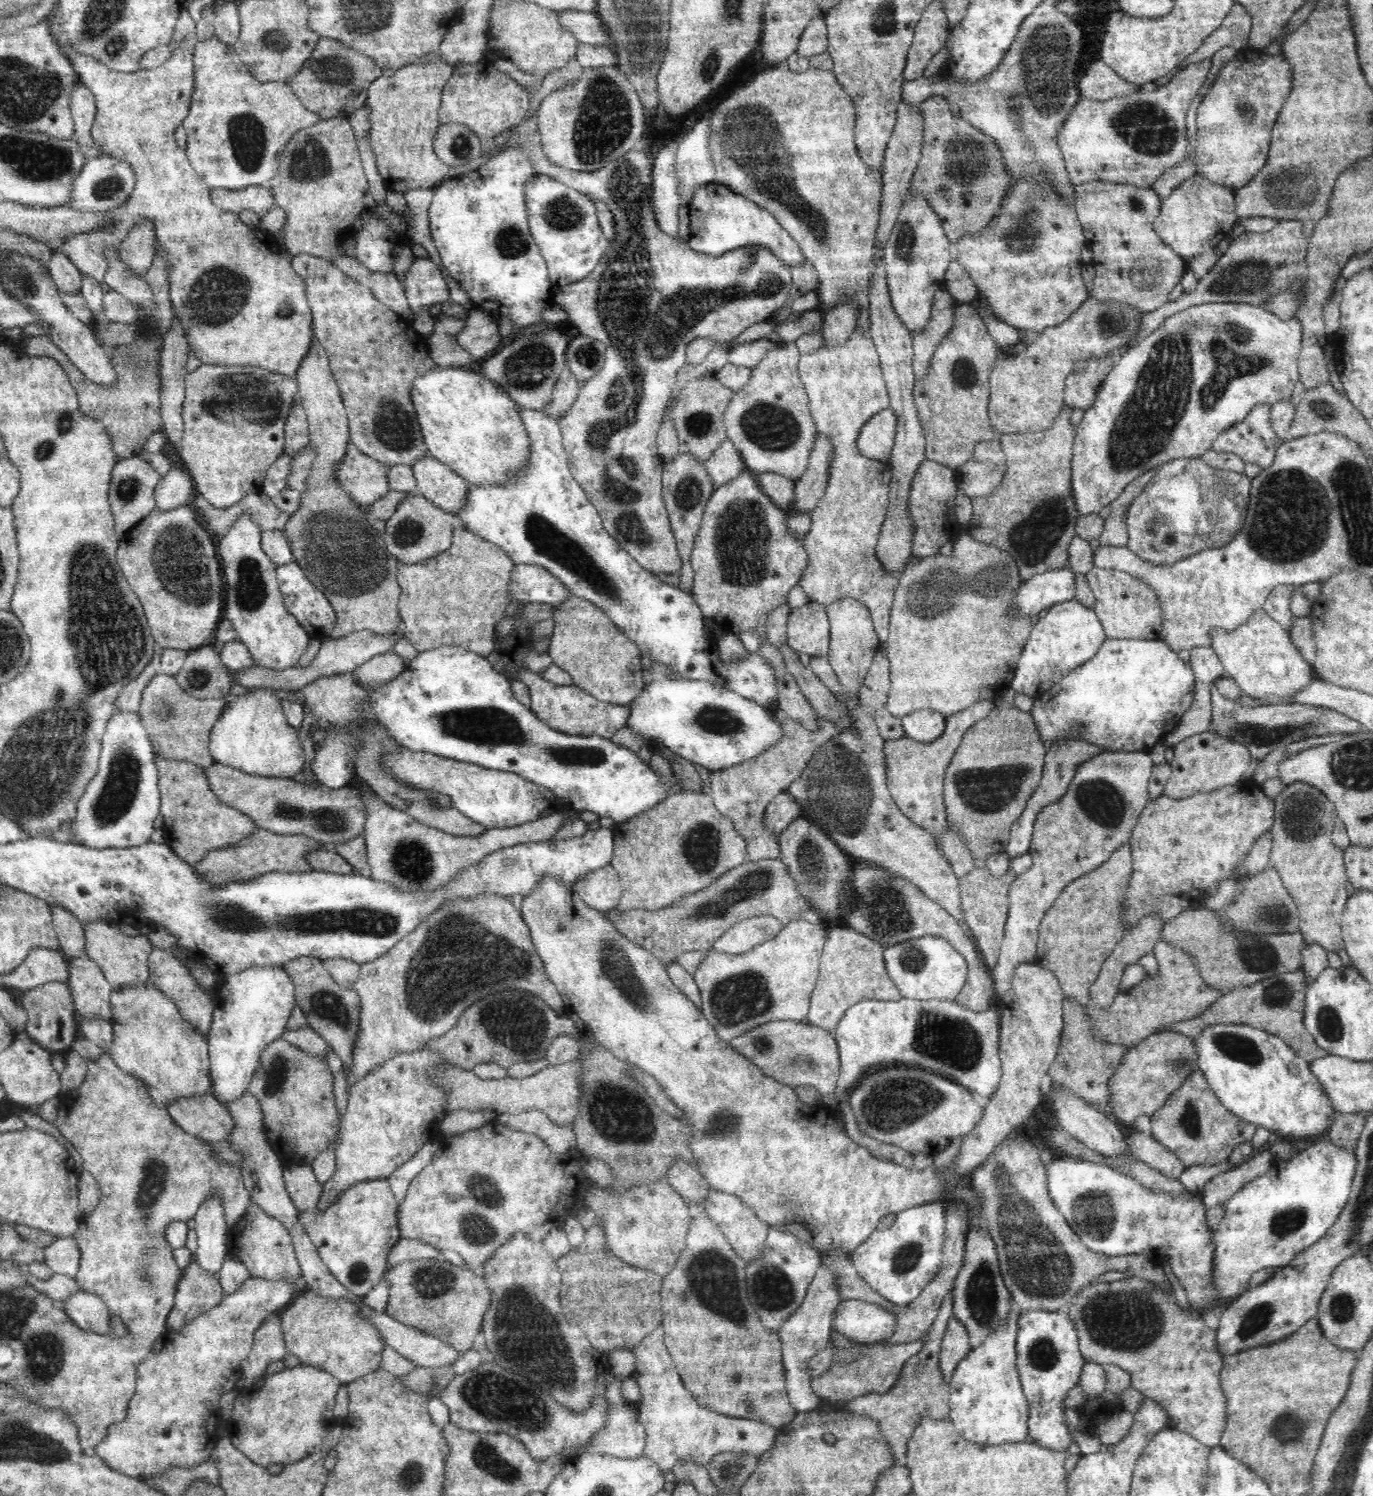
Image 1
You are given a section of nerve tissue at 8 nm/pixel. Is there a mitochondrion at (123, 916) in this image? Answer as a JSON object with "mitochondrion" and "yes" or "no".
{"mitochondrion":"no"}

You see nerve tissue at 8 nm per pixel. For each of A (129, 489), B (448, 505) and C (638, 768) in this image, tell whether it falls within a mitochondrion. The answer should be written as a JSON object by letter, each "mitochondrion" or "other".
{"A":"mitochondrion","B":"other","C":"other"}

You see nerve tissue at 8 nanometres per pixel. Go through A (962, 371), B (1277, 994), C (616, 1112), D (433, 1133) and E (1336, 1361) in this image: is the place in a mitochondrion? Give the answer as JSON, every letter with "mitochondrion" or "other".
{"A":"mitochondrion","B":"mitochondrion","C":"mitochondrion","D":"other","E":"other"}

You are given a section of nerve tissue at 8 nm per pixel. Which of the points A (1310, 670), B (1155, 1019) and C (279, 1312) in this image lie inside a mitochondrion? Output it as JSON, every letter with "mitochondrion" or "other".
{"A":"other","B":"other","C":"other"}

